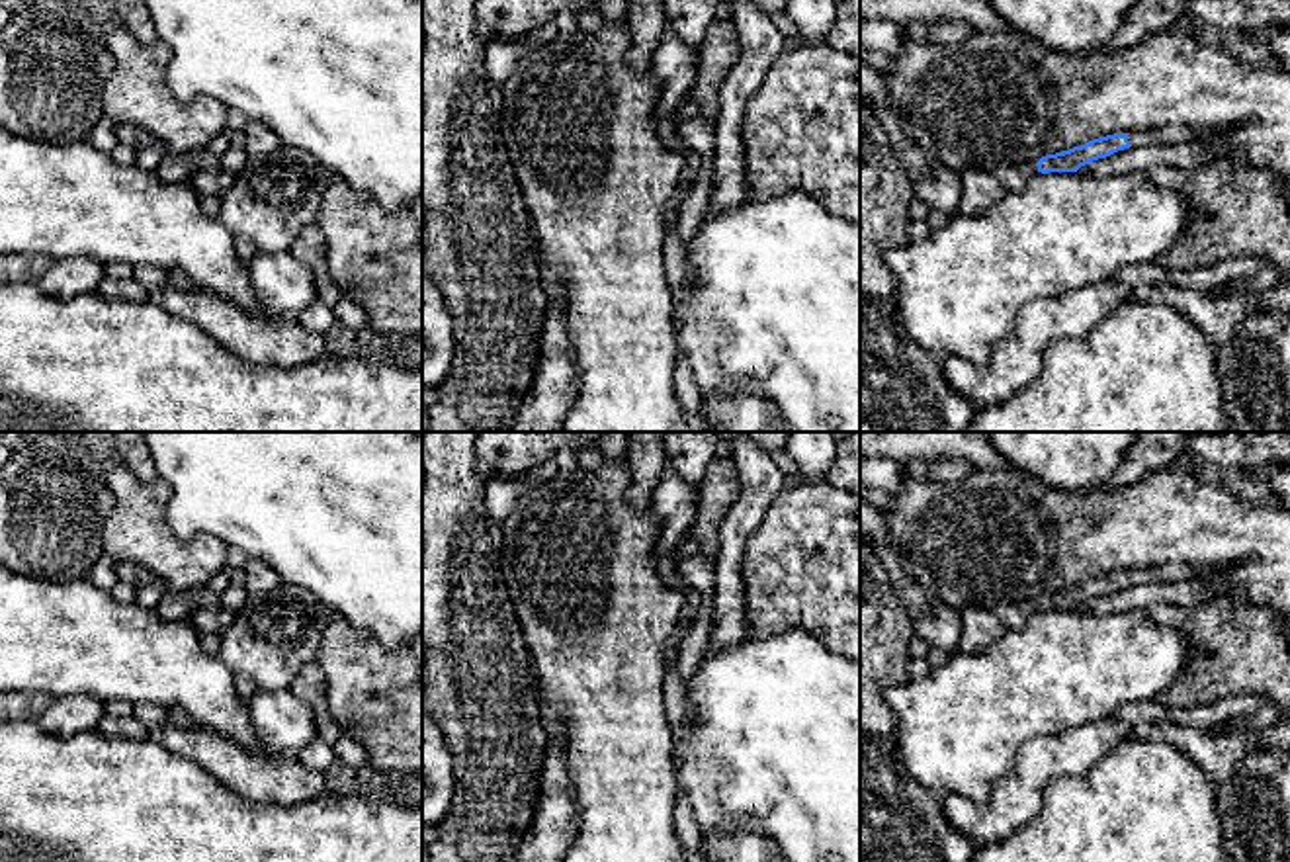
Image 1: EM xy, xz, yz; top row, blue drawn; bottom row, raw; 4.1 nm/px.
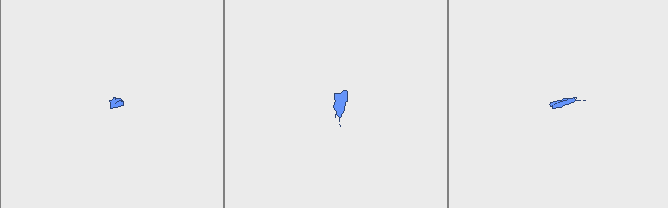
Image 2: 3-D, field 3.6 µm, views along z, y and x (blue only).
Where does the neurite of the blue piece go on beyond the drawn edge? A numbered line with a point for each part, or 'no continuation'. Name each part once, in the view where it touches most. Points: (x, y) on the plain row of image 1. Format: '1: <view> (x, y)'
1: yz (1169, 573)
2: yz (1013, 614)

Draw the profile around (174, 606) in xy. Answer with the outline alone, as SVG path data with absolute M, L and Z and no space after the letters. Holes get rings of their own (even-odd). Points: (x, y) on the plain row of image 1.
M197 586L182 592L166 590L154 612L166 622L190 622L195 612L217 608L221 608L221 596L209 586Z

